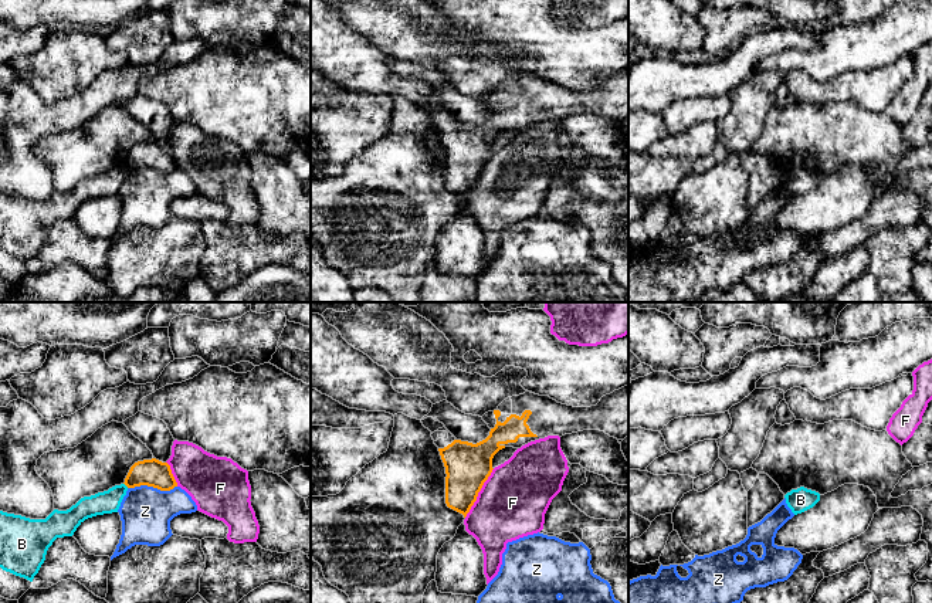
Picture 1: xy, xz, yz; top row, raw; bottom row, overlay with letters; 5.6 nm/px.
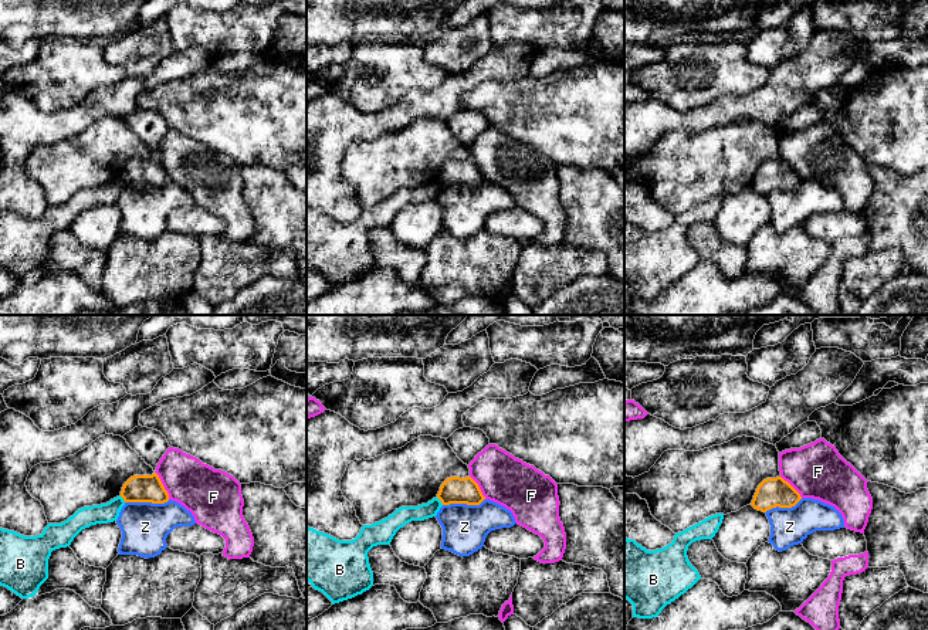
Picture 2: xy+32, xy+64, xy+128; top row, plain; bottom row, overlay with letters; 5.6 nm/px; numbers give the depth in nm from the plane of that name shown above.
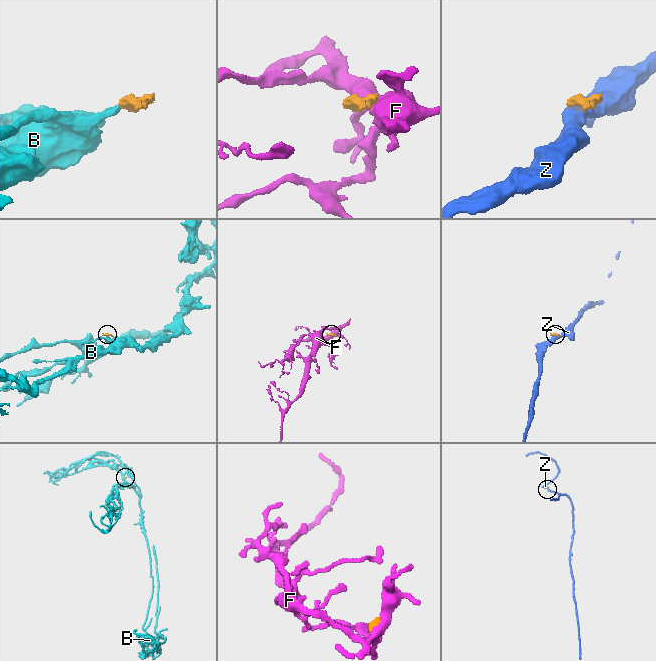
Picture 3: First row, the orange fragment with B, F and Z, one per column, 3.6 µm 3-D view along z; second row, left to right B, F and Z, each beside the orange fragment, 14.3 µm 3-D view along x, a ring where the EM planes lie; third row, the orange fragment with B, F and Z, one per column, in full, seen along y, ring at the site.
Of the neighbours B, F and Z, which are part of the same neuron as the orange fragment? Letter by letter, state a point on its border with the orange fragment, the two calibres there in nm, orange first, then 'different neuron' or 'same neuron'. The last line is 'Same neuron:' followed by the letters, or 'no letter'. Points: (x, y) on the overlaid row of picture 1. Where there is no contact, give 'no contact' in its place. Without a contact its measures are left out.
B: xy (126, 485) | 160/130 nm | different neuron
F: xz (478, 491) | 260/380 nm | different neuron
Z: xy (152, 485) | 160/280 nm | different neuron
Same neuron: no letter

